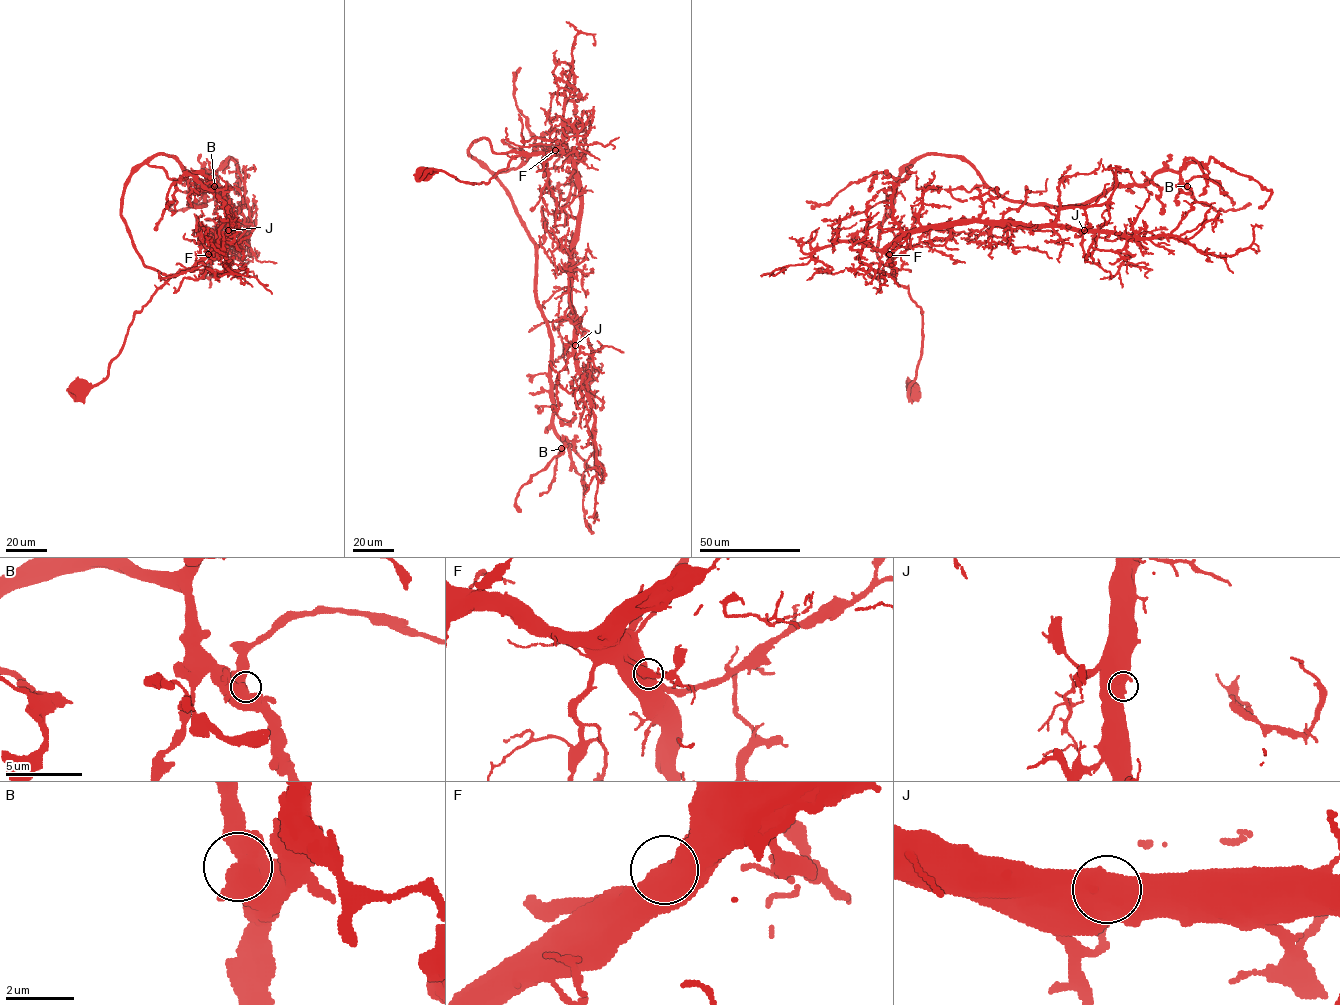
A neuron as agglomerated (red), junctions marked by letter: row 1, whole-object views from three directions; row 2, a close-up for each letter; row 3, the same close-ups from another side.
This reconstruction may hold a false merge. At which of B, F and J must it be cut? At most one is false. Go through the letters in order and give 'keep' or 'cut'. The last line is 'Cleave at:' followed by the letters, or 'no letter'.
B: keep
F: keep
J: keep
Cleave at: no letter

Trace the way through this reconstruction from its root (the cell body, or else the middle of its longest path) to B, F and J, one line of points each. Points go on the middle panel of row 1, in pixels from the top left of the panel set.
B: (424, 173), (488, 182), (523, 154), (494, 152), (486, 138), (468, 149), (508, 194), (535, 246), (561, 448)
F: (424, 173), (443, 171), (460, 181), (488, 182), (507, 167), (513, 156), (548, 153), (554, 150)
J: (424, 173), (443, 171), (460, 181), (488, 182), (513, 156), (567, 149), (580, 199), (572, 255), (575, 345)

